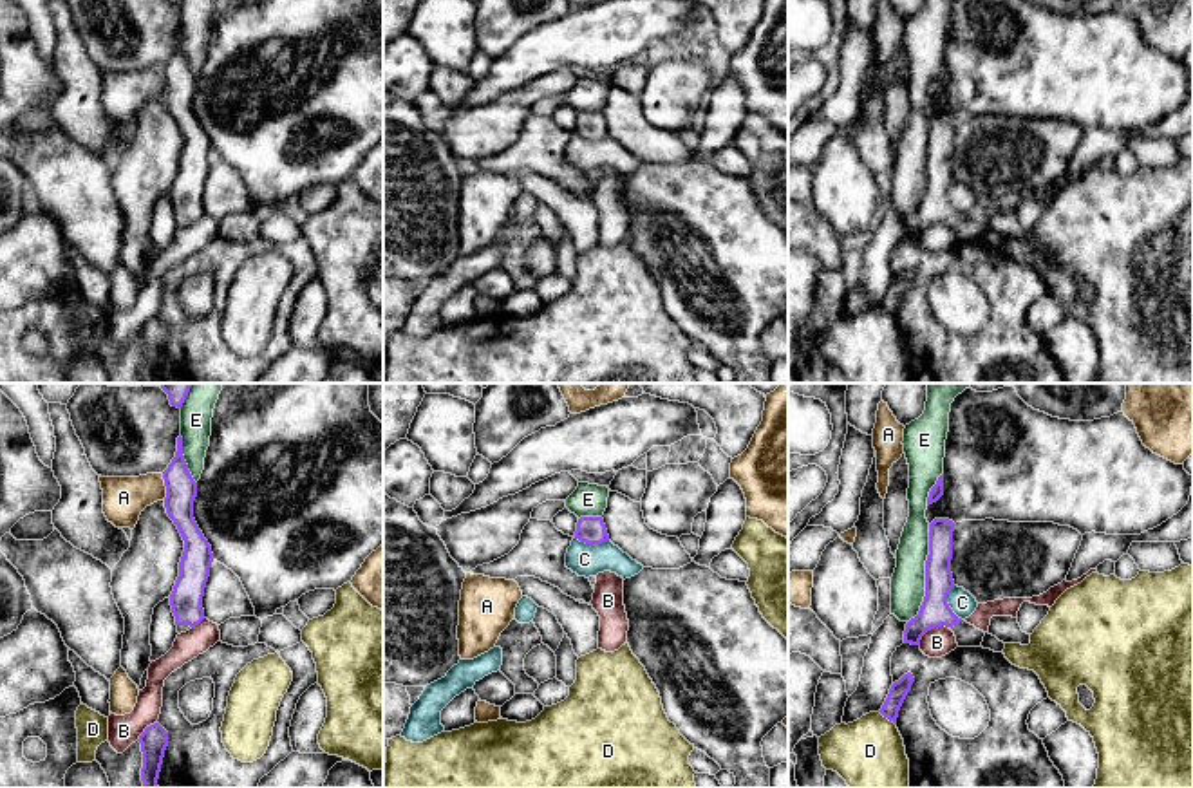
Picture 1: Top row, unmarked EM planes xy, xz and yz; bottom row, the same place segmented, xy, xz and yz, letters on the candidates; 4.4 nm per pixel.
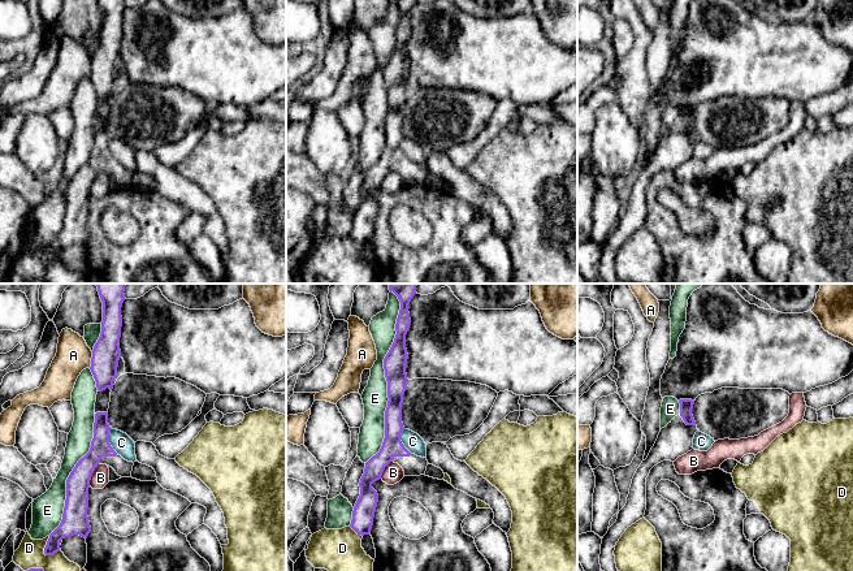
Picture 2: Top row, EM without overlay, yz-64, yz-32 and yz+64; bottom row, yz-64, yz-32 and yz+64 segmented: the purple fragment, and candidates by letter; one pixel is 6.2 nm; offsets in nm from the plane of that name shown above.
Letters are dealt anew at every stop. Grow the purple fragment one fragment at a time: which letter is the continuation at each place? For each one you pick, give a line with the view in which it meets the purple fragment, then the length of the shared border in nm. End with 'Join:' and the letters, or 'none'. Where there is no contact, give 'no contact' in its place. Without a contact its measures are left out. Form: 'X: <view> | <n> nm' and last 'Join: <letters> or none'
Join: none

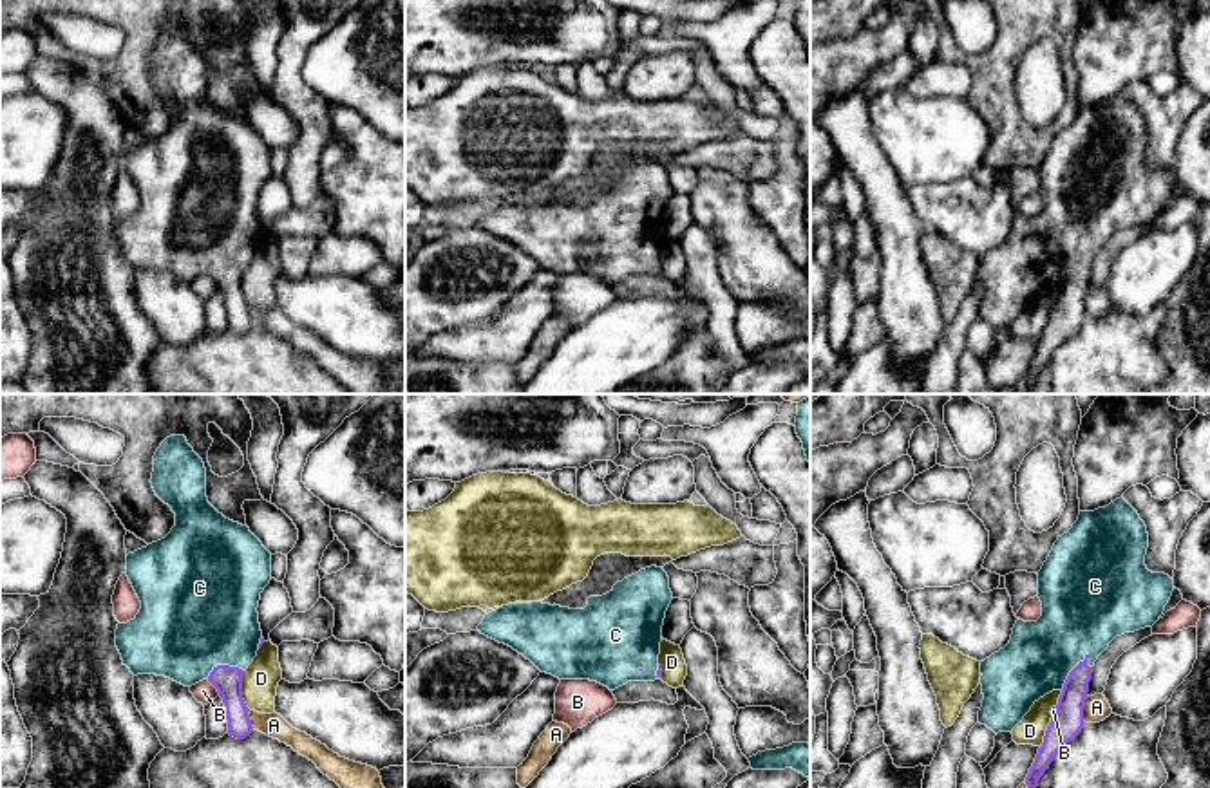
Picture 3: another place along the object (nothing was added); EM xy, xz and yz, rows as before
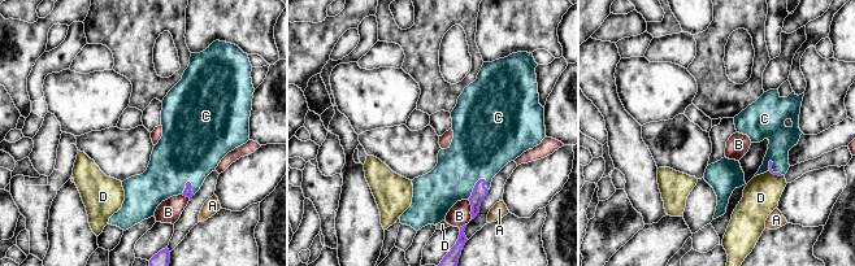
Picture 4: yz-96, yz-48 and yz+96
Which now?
C: yz | 200 nm
Join: C

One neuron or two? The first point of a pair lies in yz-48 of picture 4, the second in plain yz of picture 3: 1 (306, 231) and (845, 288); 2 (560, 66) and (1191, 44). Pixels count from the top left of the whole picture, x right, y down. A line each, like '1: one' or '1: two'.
1: one
2: two

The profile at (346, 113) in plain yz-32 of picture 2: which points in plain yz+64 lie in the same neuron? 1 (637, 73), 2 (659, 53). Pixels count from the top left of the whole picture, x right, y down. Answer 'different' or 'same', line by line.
1: same
2: different

